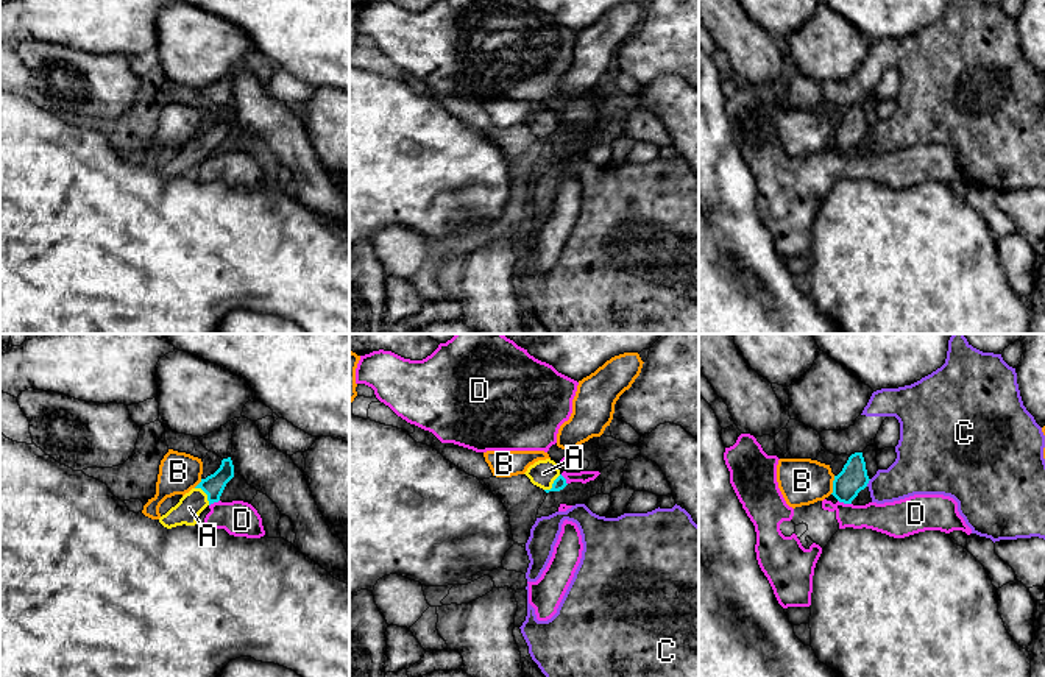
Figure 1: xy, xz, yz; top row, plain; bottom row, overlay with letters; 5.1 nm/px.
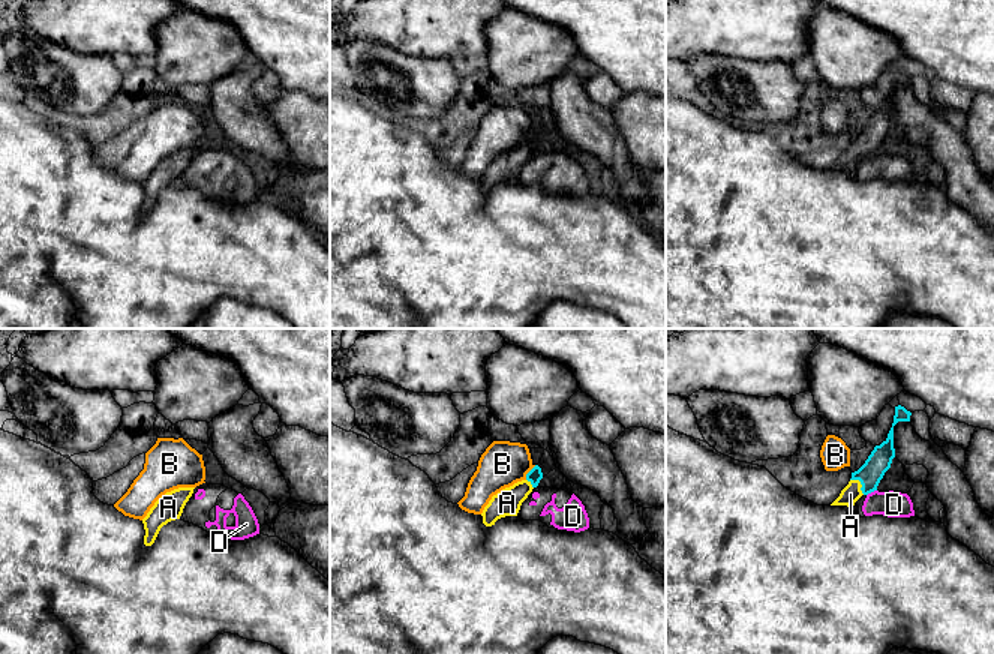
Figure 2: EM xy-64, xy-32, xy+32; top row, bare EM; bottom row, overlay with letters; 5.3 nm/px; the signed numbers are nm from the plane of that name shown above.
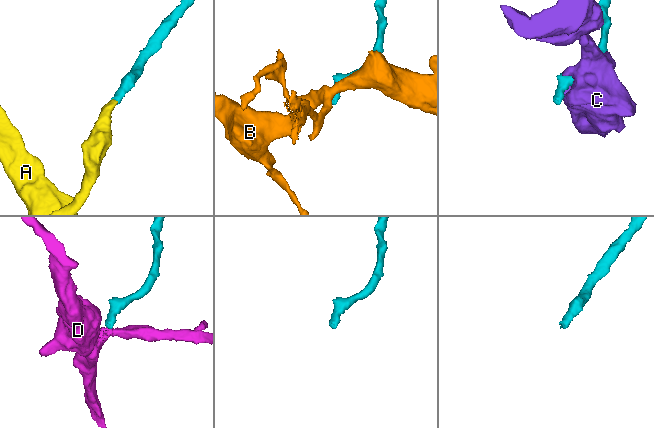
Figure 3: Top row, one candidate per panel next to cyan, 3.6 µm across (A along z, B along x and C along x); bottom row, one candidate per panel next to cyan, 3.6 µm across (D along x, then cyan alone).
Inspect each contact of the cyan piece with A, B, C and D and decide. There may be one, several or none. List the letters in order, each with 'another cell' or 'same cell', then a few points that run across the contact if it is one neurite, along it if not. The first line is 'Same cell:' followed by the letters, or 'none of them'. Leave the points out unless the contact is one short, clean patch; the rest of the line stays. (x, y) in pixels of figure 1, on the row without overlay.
Same cell: A
A: same cell | xy (212, 136), (206, 144), (189, 158)
B: another cell | yz (835, 127), (830, 144)
C: another cell
D: another cell | yz (838, 150), (850, 155)

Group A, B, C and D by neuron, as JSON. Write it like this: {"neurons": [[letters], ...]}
{"neurons": [["A"], ["B"], ["C"], ["D"]]}

